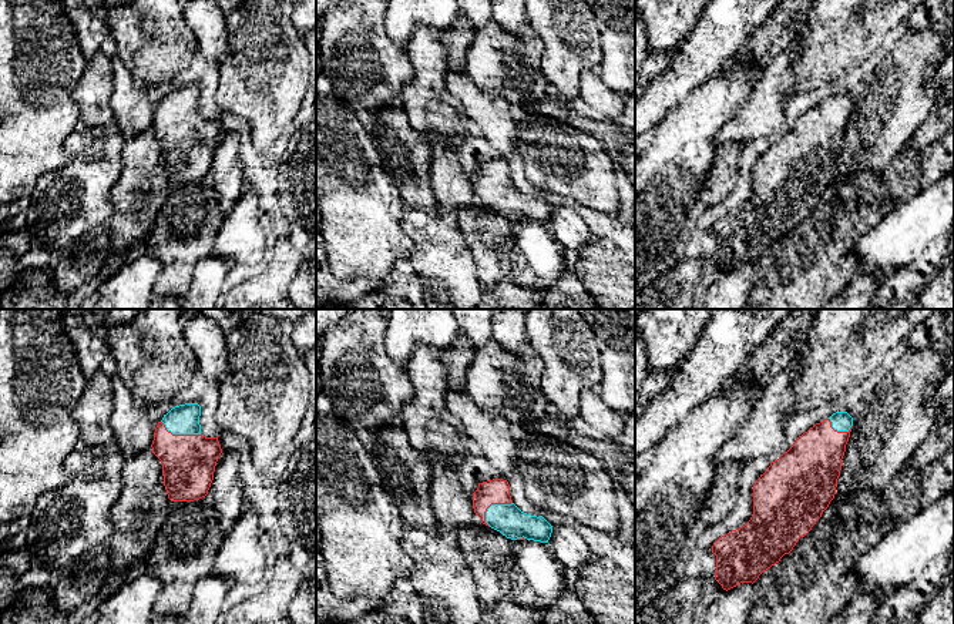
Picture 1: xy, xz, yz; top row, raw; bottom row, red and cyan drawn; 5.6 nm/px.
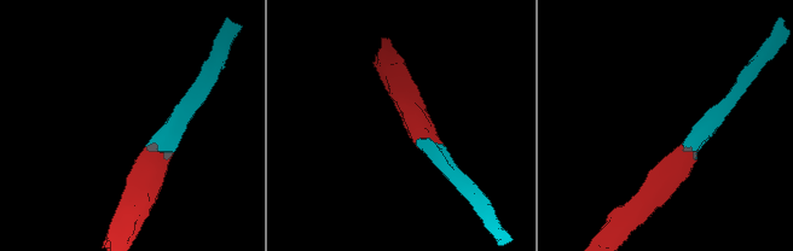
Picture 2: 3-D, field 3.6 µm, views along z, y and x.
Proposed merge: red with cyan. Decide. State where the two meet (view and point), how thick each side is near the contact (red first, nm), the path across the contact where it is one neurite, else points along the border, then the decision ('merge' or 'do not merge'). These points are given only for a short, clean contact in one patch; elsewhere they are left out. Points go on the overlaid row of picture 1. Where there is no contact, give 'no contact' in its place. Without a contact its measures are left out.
contact xz (493, 503); calibres 140 and 170 nm; way xz (493, 492), (493, 503), (507, 519); merge

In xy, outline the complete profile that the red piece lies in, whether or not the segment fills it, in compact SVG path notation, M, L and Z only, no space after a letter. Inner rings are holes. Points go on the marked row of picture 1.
M185 403L172 407L158 422L152 453L162 463L164 486L171 501L205 497L222 453L216 437L201 435L201 406Z

